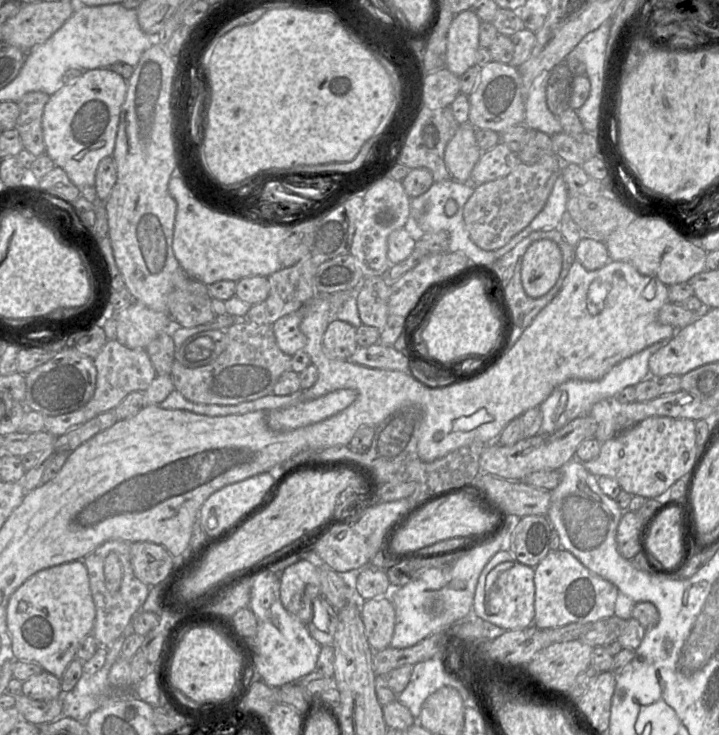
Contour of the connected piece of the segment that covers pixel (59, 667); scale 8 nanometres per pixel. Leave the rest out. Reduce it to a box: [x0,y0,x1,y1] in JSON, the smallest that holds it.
[3,560,96,679]

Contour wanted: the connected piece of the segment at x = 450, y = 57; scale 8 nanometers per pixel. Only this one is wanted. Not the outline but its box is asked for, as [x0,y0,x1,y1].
[446,9,481,77]

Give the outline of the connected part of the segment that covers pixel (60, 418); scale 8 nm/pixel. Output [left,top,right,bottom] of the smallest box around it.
[44,340,156,436]

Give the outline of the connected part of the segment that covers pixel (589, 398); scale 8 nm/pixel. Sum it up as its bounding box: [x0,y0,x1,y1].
[538,337,672,435]

